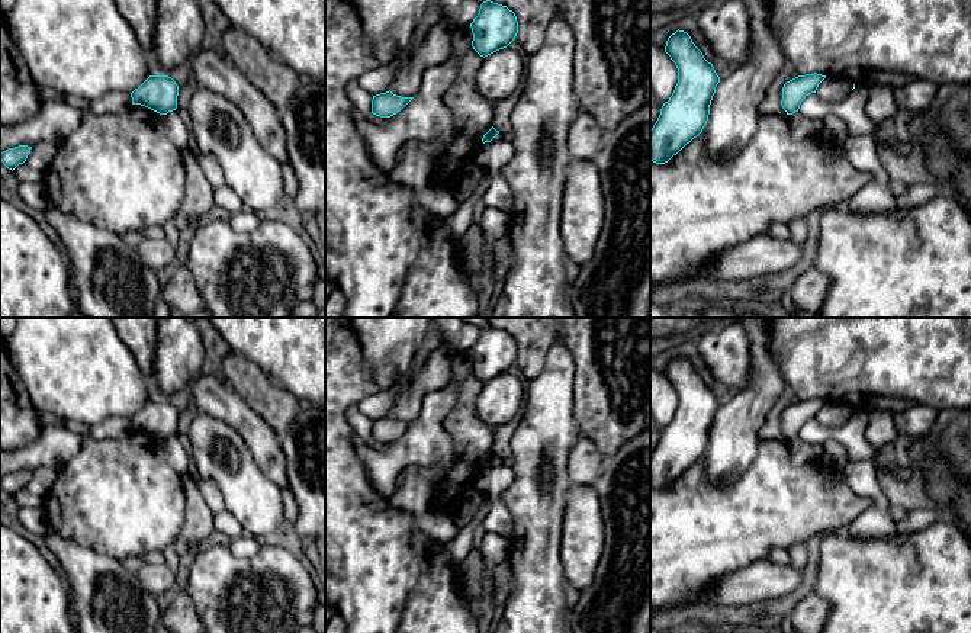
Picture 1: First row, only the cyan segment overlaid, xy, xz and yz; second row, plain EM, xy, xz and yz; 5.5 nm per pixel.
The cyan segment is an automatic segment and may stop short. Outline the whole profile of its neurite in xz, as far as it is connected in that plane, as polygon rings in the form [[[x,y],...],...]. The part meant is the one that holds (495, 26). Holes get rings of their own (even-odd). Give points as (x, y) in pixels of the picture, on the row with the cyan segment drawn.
[[[486,0],[470,23],[472,46],[480,57],[507,48],[518,33],[517,16],[507,6]]]

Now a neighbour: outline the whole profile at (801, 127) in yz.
[[[800,112],[788,115],[791,123],[791,132],[794,139],[803,139],[811,134],[820,134],[823,129],[822,119],[810,119],[803,116]]]

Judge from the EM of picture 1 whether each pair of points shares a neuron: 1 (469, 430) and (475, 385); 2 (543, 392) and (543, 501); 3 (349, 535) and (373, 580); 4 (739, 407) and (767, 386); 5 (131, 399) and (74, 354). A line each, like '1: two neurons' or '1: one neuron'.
1: one neuron
2: one neuron
3: one neuron
4: one neuron
5: one neuron

